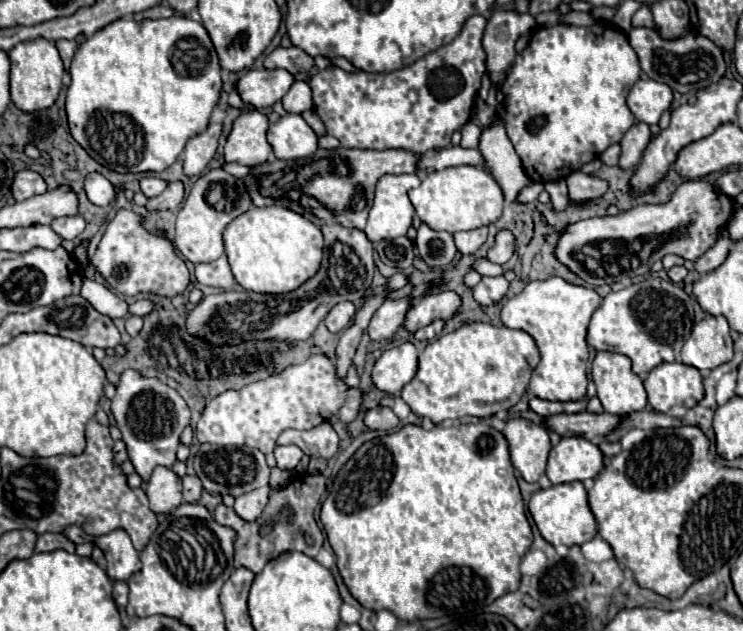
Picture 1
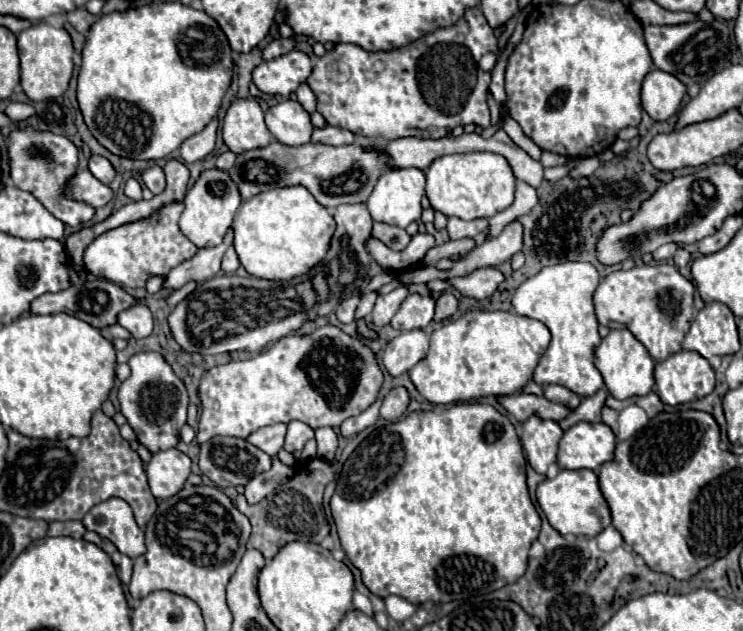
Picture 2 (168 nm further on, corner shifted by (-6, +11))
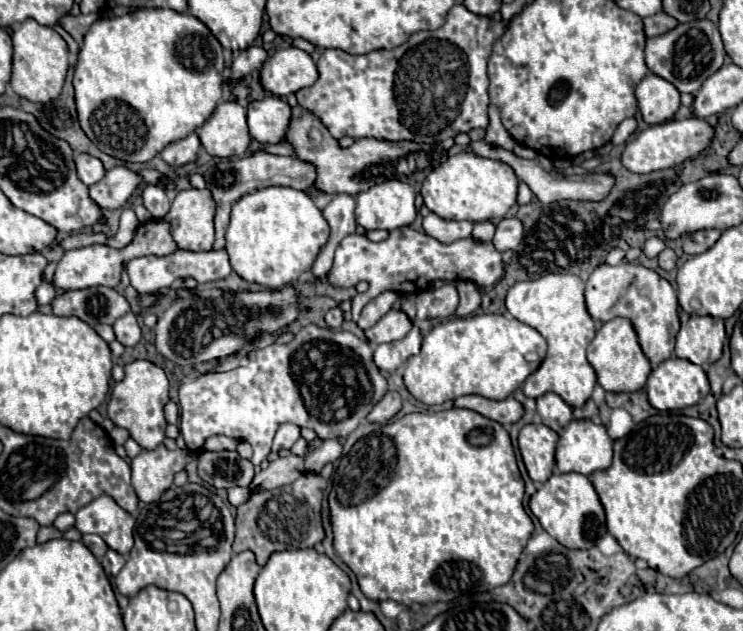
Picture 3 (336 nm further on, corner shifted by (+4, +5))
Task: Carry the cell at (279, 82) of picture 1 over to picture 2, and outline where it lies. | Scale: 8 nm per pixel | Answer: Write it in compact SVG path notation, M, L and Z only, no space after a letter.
M292 49L290 53L280 55L278 59L262 61L254 69L252 79L262 93L290 95L302 83L306 83L310 73L312 73L312 59L306 53Z

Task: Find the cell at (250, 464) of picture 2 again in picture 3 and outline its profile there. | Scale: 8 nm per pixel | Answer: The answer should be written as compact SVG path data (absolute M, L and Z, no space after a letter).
M202 451L198 455L198 477L216 489L248 487L254 465L236 451Z

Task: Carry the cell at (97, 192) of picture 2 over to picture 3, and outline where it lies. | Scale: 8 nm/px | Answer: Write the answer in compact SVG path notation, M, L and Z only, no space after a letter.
M114 167L106 171L102 181L90 185L88 191L90 191L90 199L100 209L120 209L134 193L138 183L140 183L140 177L134 171L126 167Z

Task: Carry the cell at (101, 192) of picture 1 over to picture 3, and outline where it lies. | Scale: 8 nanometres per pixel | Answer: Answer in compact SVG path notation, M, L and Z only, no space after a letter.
M78 155L76 157L76 171L78 171L78 177L82 183L86 185L94 185L98 183L102 177L104 177L104 167L100 163L100 159L92 157L92 155Z

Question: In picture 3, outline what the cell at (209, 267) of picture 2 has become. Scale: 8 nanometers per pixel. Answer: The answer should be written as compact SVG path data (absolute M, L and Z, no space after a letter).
M256 149L254 153L250 153L248 157L242 157L242 159L218 159L212 165L208 165L208 169L204 169L202 175L206 177L206 185L212 191L214 201L218 205L216 219L214 219L216 241L212 245L212 251L218 251L224 247L224 233L228 229L230 209L244 195L250 195L254 191L260 191L260 189L266 189L272 185L286 185L286 187L300 189L314 199L322 197L322 191L314 191L314 167L310 167L310 163L302 163L302 159L294 159L294 157L272 155L262 149Z

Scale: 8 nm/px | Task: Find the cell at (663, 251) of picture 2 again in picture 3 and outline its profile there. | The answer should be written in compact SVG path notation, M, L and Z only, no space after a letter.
M650 237L650 239L646 241L646 245L644 245L644 255L646 255L648 259L656 259L664 249L666 249L664 239L660 239L660 237Z

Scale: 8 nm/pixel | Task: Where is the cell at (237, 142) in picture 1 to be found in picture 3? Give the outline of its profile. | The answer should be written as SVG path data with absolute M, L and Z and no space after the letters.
M236 101L220 103L212 117L198 129L202 147L214 157L242 155L250 147L246 109Z

